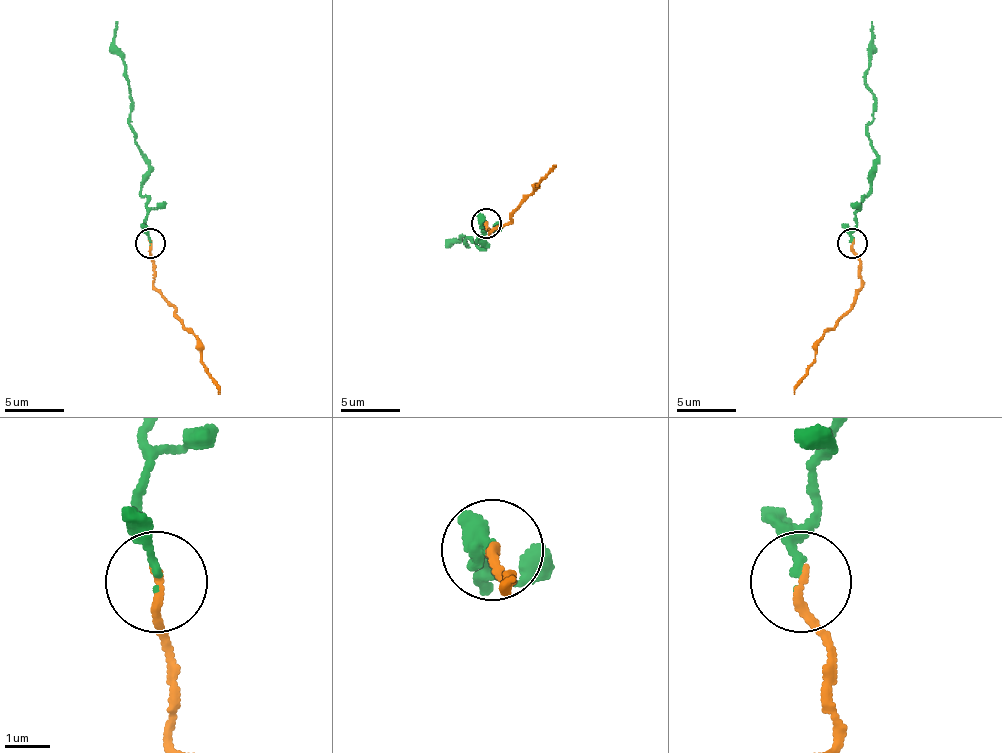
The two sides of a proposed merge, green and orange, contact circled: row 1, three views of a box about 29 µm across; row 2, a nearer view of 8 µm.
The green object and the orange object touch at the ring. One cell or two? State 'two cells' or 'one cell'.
two cells

